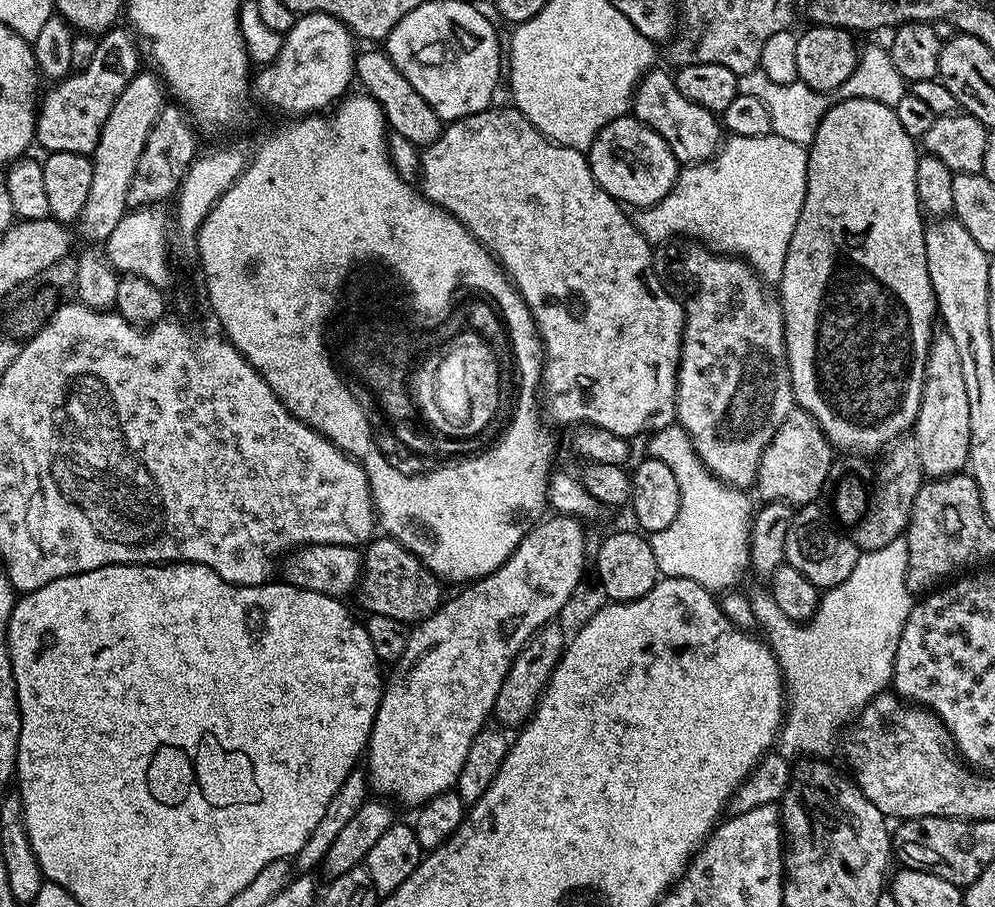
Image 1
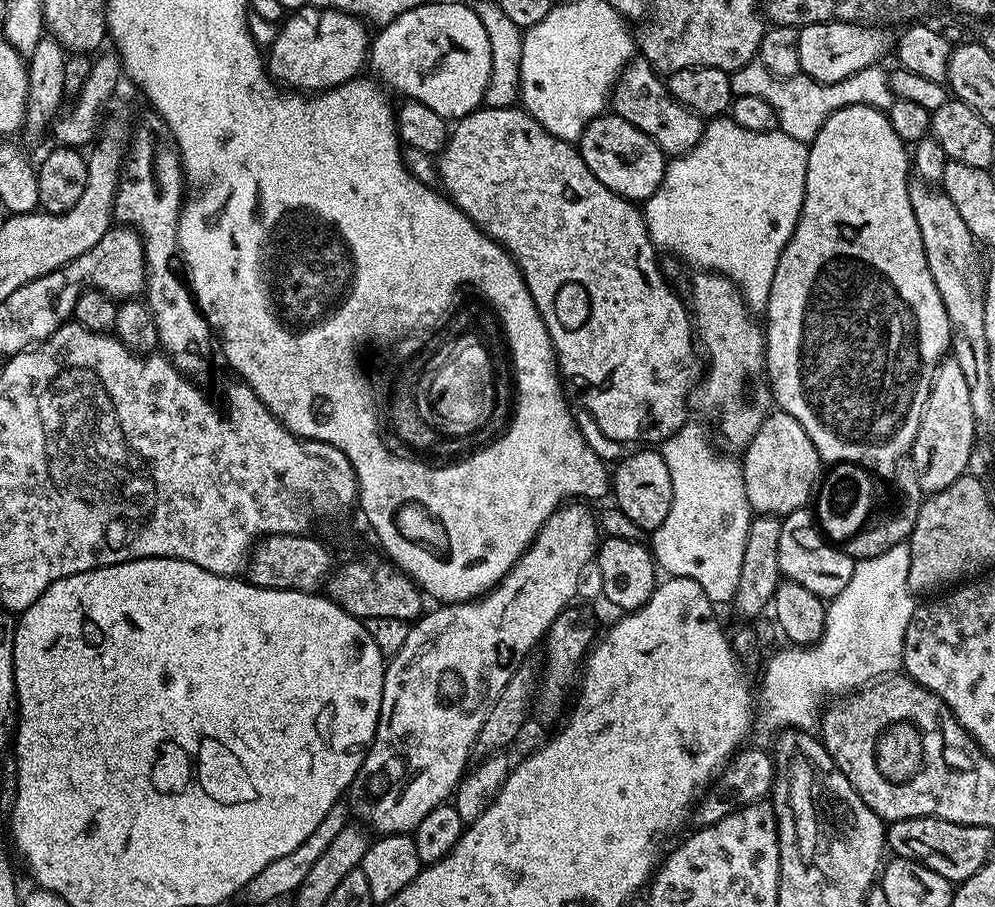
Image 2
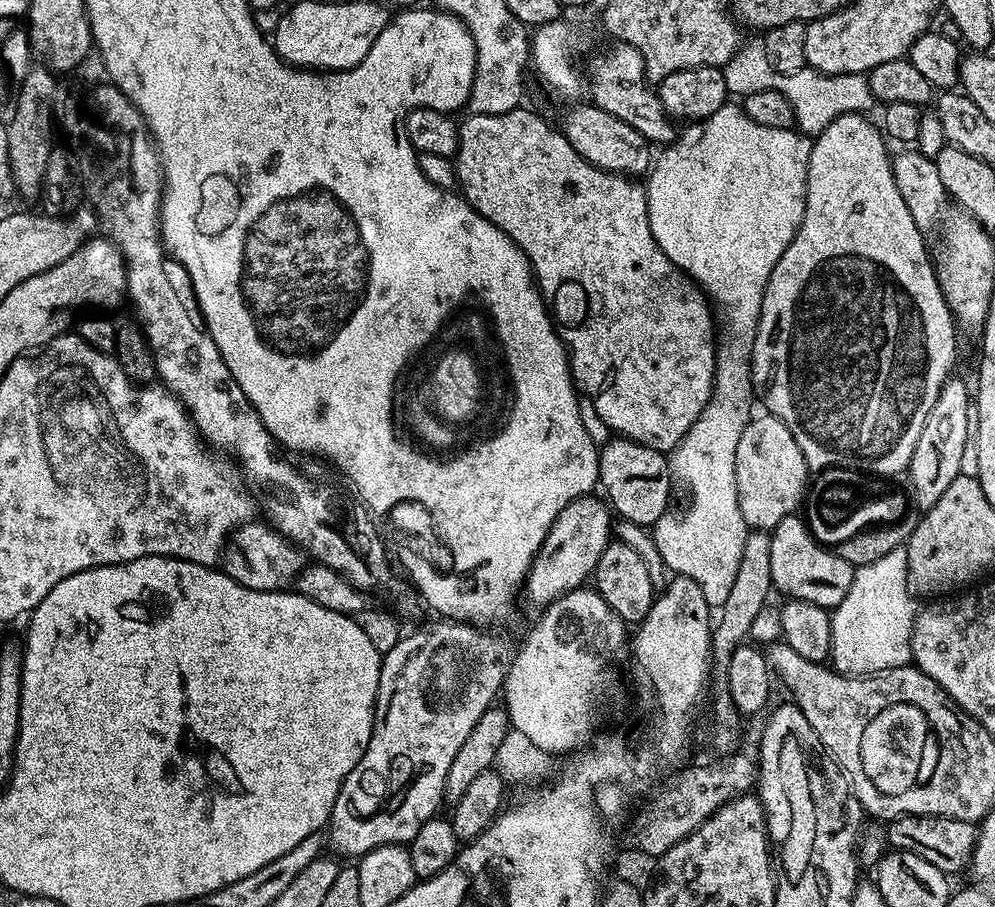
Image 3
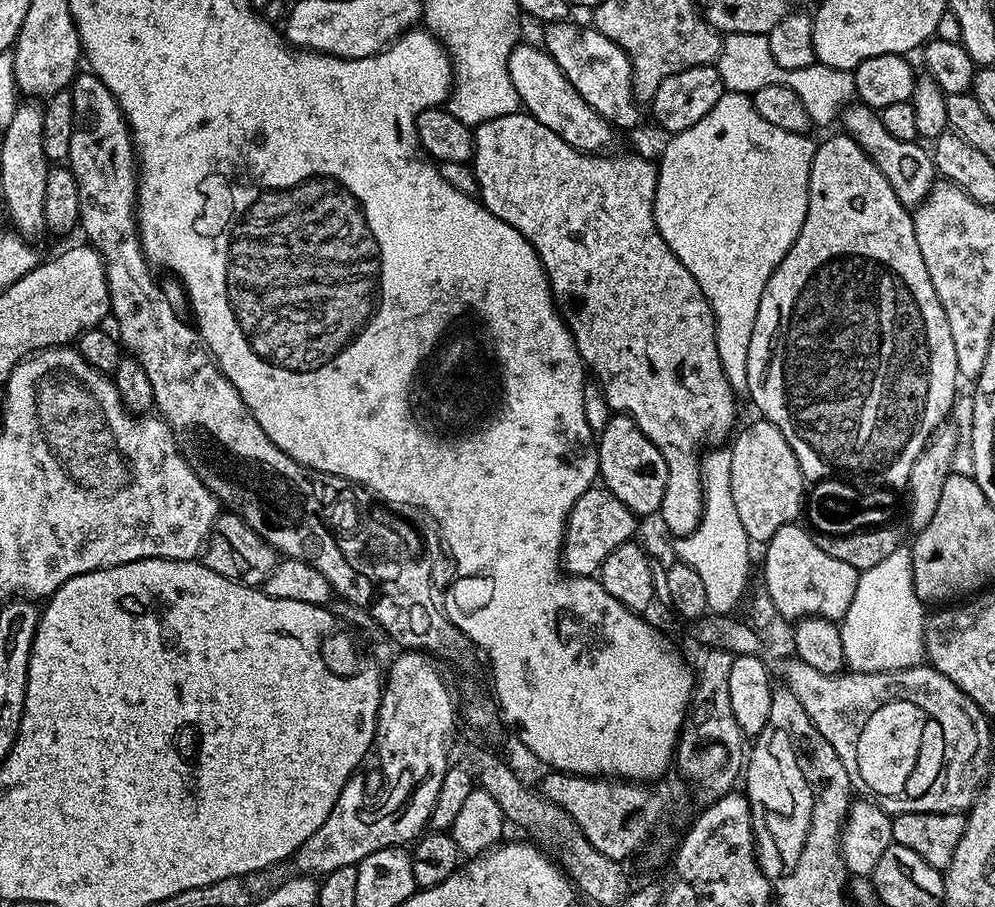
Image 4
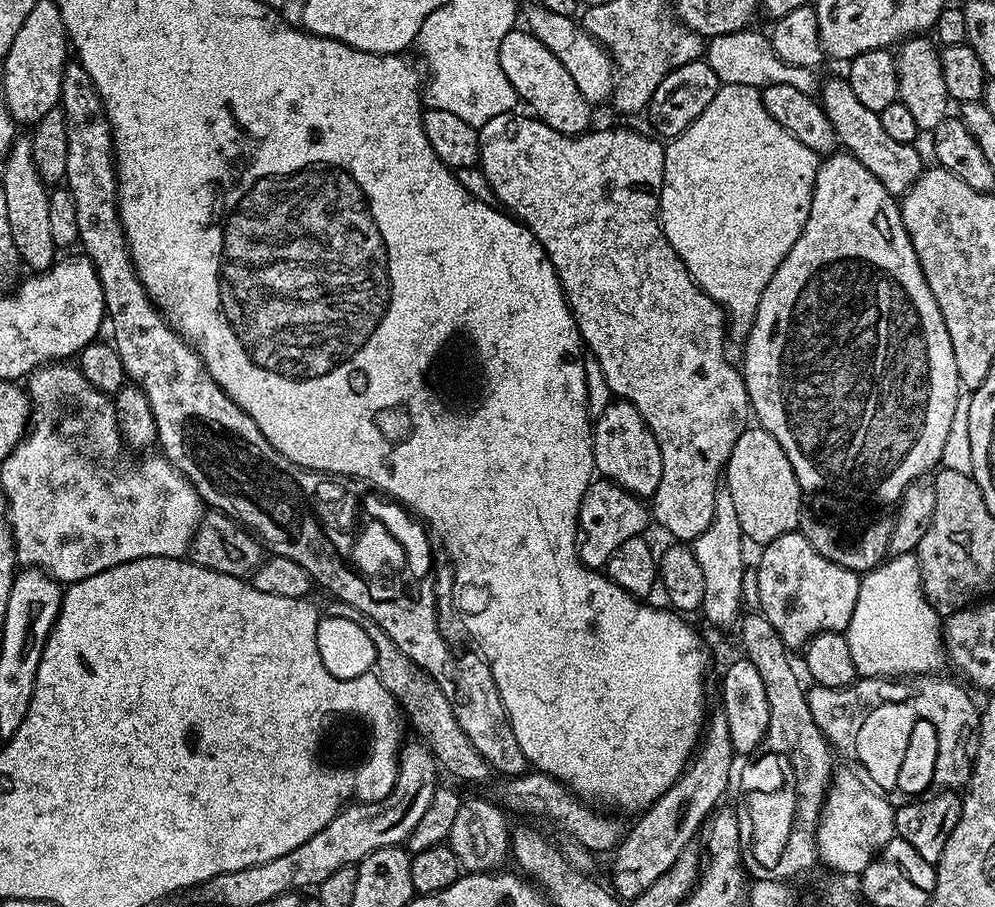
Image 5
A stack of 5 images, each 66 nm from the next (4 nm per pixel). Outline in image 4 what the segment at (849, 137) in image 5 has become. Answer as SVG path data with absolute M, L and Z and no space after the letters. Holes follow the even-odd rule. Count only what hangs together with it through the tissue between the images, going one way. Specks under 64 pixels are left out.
M853 102L844 109L843 124L843 131L852 136L854 142L858 142L858 146L862 146L864 153L878 166L878 170L882 170L882 178L886 178L886 182L890 182L890 190L894 190L894 198L898 198L904 208L916 209L928 197L933 184L938 180L931 151L916 140L902 142L902 138L893 138L886 131L886 126L882 126L879 111L859 102Z

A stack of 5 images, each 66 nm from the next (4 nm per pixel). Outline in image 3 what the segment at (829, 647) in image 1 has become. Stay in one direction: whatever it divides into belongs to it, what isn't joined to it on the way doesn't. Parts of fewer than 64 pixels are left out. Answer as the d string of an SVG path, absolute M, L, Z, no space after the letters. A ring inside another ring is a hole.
M907 547L890 550L890 554L878 558L878 562L870 562L870 566L855 569L846 598L842 598L842 602L831 613L831 667L846 676L875 676L877 672L889 672L892 668L905 667L912 659L912 627L917 611L917 601L908 591Z

